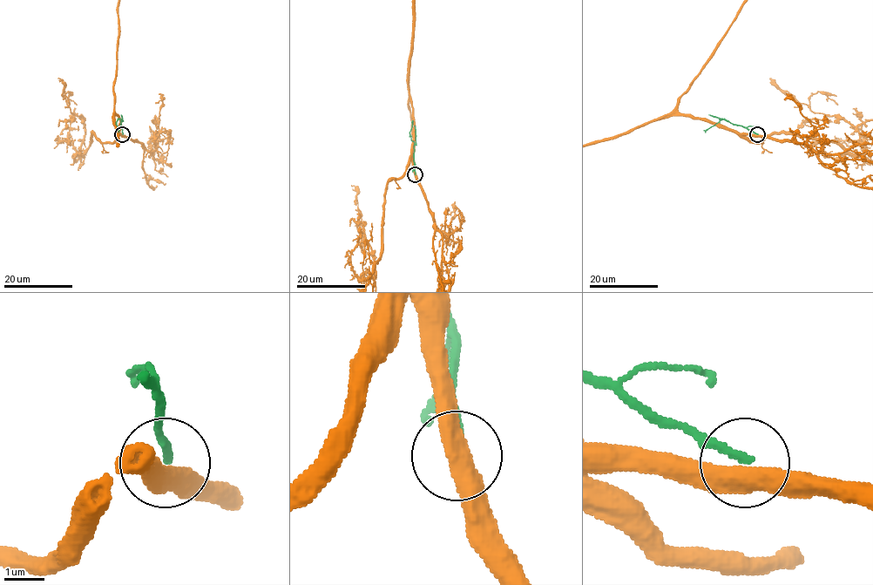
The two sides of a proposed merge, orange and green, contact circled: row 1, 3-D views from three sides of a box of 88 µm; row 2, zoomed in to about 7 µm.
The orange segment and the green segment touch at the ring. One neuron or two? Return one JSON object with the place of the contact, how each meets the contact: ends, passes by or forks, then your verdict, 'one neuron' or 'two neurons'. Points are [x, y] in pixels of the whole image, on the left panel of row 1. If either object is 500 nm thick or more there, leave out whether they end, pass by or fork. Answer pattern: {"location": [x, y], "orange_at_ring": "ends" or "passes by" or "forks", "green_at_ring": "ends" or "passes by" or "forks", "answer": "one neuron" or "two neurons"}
{"location": [122, 134], "orange_at_ring": "passes by", "green_at_ring": "ends", "answer": "two neurons"}

